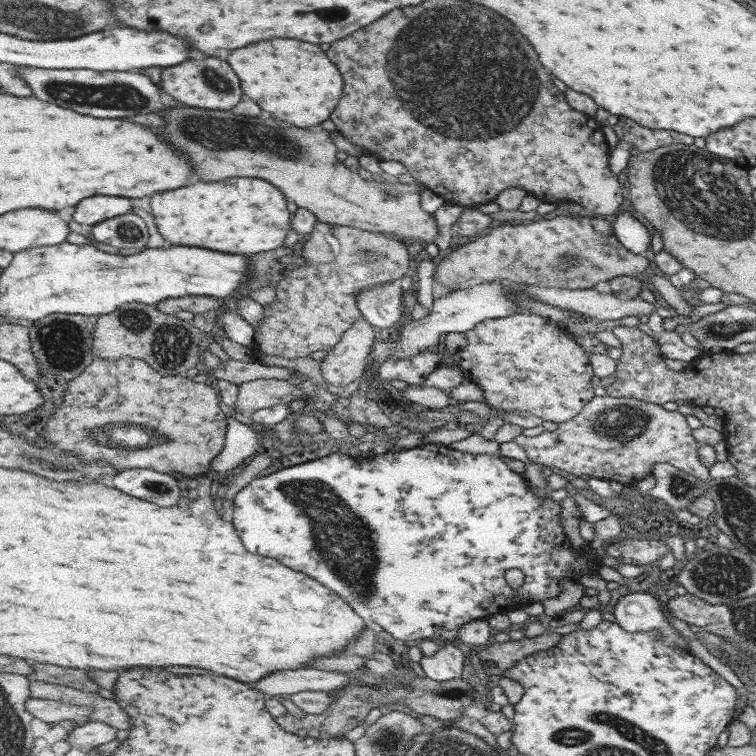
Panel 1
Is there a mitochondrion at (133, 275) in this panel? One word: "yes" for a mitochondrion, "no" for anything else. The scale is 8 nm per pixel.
no

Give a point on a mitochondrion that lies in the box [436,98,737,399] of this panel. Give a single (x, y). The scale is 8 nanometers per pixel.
(565, 262)

